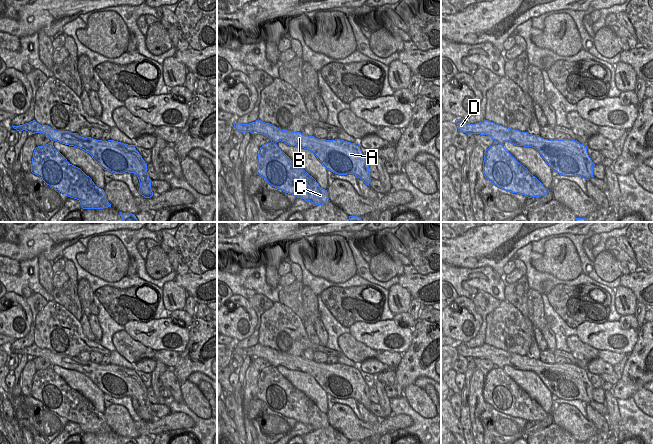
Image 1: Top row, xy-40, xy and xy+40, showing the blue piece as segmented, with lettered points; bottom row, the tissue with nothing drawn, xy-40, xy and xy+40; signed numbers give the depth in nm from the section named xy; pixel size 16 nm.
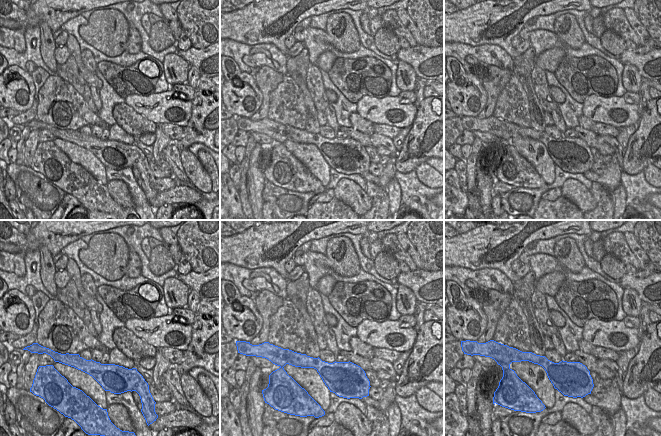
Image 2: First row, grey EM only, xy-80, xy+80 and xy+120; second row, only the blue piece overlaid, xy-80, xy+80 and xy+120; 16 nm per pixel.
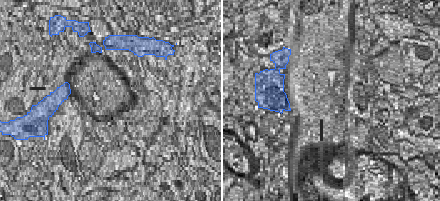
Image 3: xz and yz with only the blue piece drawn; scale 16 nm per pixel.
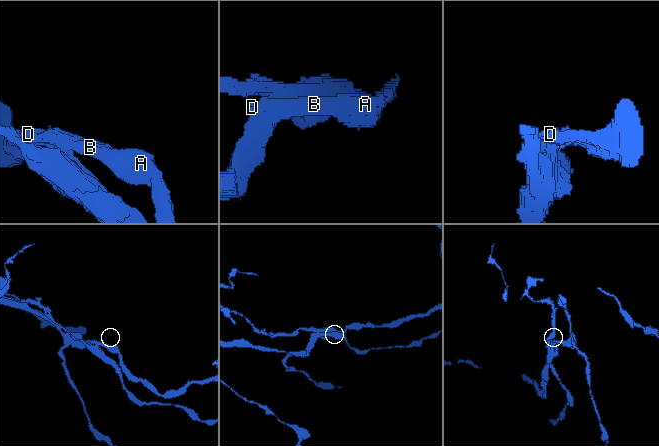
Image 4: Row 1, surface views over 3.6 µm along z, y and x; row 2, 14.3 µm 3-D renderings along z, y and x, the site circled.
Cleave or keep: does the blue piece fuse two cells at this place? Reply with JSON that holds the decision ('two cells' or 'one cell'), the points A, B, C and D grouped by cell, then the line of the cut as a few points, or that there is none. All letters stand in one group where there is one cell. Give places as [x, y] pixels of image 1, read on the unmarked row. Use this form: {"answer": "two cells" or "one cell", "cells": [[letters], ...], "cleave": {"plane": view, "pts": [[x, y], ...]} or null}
{"answer": "two cells", "cells": [["A", "B", "D"], ["C"]], "cleave": {"plane": "xy+40", "pts": [[495, 366], [502, 368]]}}

